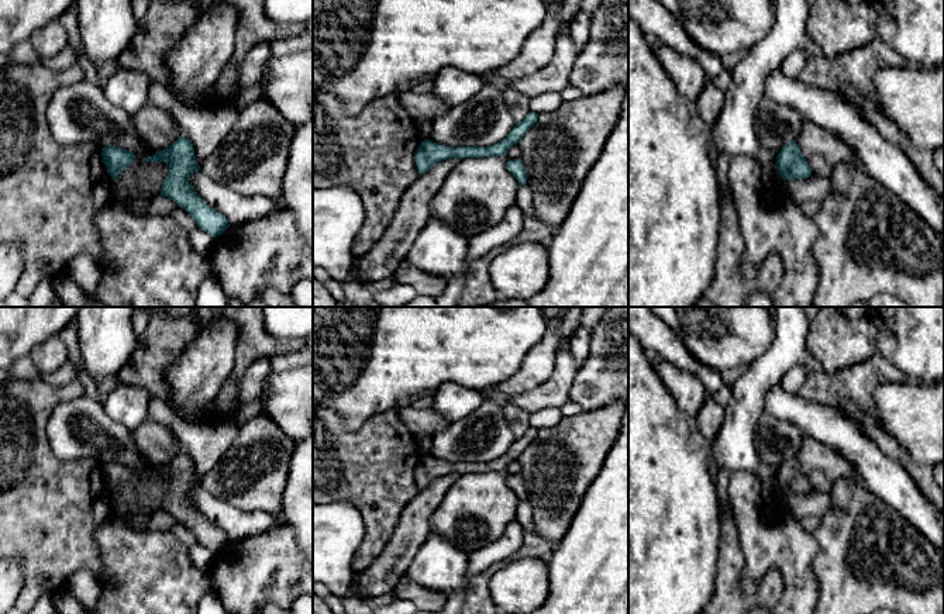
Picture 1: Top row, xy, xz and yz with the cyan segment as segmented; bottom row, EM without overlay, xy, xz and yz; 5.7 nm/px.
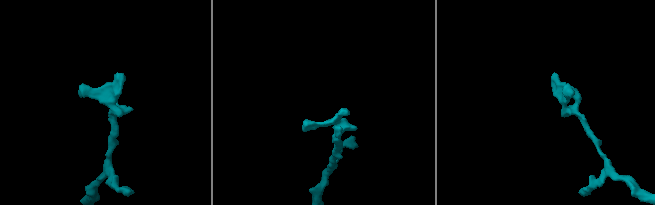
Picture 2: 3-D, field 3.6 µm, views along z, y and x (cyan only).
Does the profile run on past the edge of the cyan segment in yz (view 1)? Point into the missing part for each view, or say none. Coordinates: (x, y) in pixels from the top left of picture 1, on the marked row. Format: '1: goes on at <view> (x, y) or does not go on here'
1: does not go on here

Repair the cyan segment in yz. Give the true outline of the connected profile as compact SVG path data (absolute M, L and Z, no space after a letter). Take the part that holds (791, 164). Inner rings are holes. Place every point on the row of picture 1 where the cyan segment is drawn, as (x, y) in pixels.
M790 141L782 146L776 156L776 165L783 180L806 179L812 176L812 169L803 158L796 141Z

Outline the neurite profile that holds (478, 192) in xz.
M506 156L461 159L431 200L433 217L449 223L468 239L500 224L507 210L516 206L516 193L520 187L507 170L507 162Z

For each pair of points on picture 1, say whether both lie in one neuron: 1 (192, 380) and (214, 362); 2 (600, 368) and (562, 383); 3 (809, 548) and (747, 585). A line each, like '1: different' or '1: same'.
1: same
2: different
3: same

